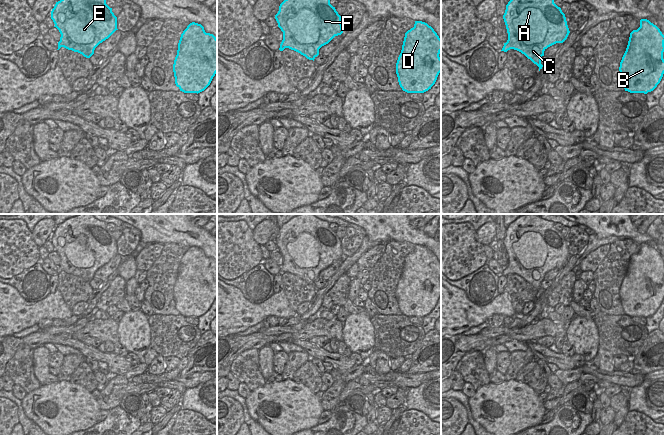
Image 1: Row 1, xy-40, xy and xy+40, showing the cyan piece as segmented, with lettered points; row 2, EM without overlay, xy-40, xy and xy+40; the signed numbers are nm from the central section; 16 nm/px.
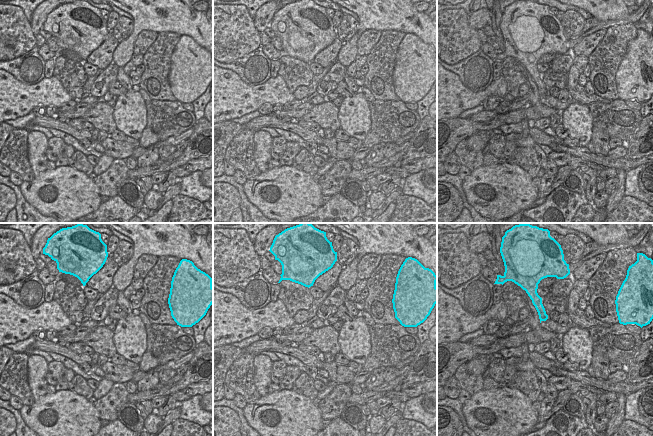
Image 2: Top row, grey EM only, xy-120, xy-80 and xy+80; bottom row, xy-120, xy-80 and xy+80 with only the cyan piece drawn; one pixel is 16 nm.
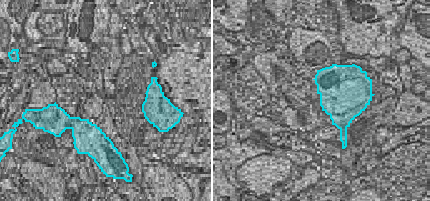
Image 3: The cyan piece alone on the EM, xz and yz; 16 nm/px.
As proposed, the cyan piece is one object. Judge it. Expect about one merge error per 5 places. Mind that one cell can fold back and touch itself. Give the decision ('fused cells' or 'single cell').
single cell

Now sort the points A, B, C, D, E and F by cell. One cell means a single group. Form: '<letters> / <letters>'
A B C D E F

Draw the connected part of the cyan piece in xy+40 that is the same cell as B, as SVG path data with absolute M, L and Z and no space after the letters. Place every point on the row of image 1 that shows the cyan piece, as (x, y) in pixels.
M647 19L630 33L626 51L620 62L620 75L625 91L644 93L653 91L665 73L665 36Z

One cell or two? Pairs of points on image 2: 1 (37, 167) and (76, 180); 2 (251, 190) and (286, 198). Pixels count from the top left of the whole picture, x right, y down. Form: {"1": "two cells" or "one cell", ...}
{"1": "two cells", "2": "one cell"}

